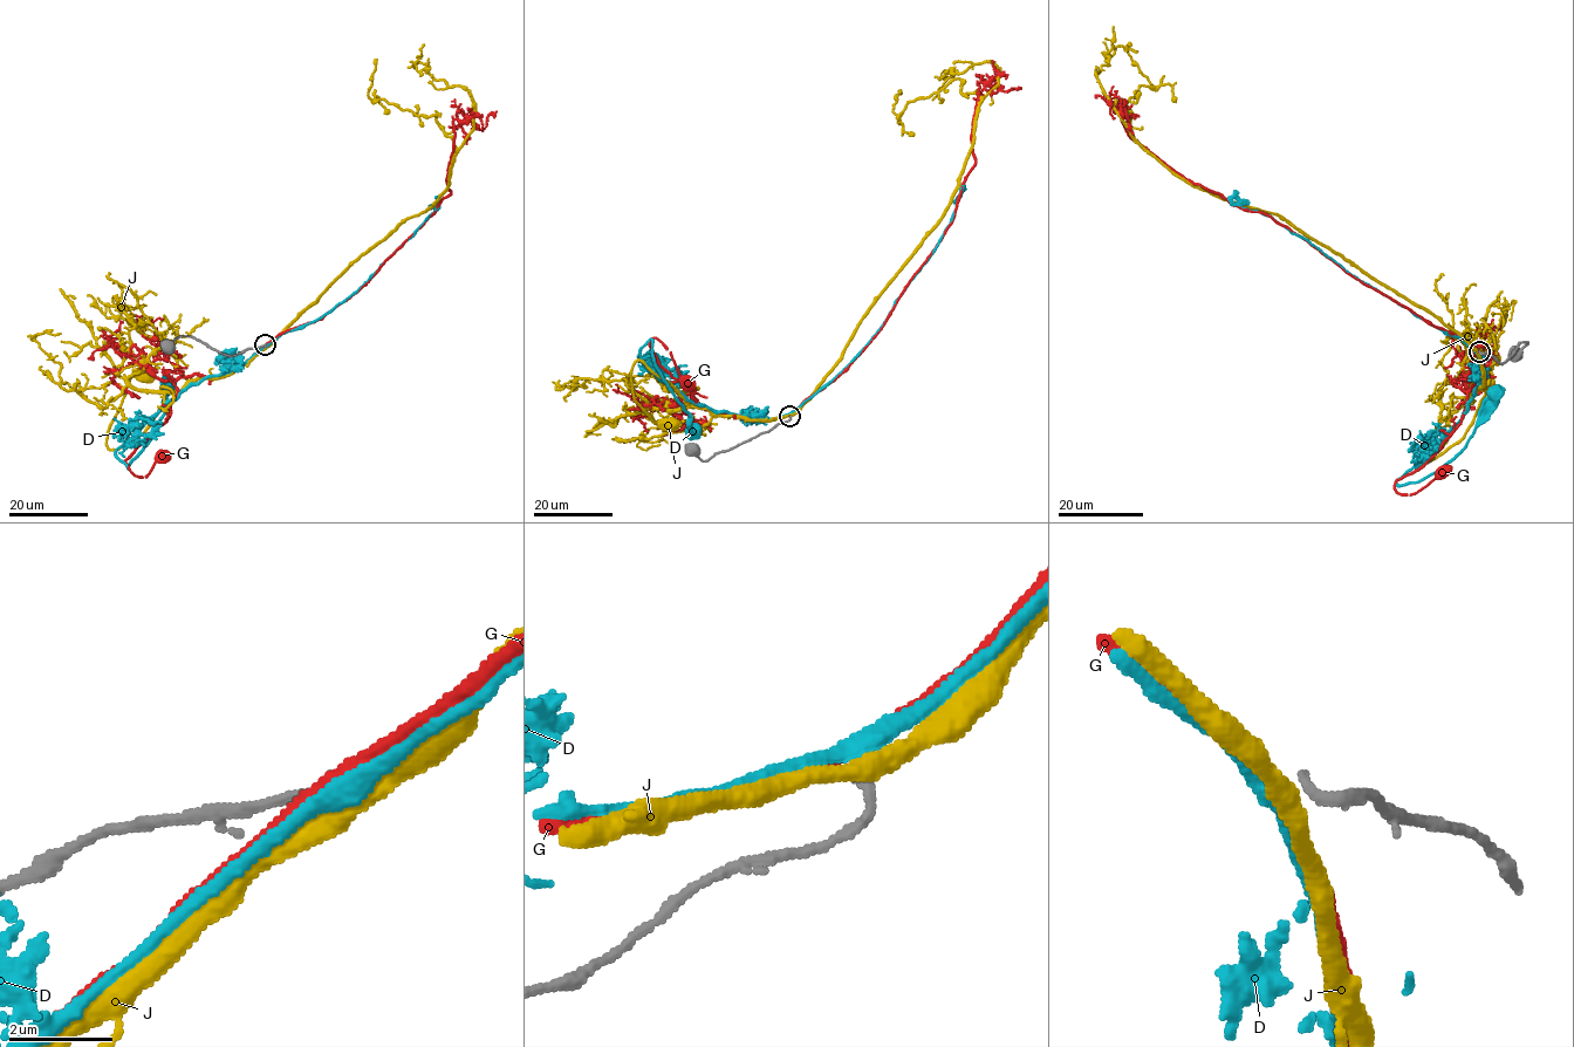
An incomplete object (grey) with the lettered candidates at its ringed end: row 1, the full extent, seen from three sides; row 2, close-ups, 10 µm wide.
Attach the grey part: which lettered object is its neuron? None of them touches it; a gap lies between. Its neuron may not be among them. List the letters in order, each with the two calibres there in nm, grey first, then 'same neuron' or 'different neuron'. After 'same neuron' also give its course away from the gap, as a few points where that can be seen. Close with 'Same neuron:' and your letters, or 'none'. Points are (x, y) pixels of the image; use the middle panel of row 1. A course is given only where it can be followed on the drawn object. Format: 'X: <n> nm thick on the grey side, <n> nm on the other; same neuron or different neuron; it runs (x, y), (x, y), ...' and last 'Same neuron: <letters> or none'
D: 200 nm thick on the grey side, 360 nm on the other; different neuron
G: 200 nm thick on the grey side, 240 nm on the other; different neuron
J: 200 nm thick on the grey side, 400 nm on the other; different neuron
Same neuron: none

